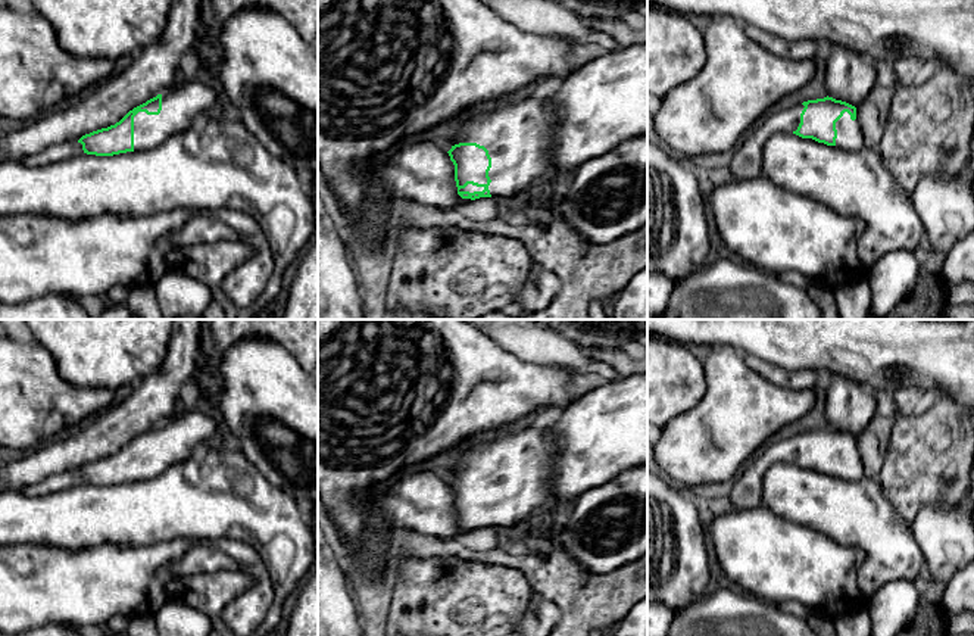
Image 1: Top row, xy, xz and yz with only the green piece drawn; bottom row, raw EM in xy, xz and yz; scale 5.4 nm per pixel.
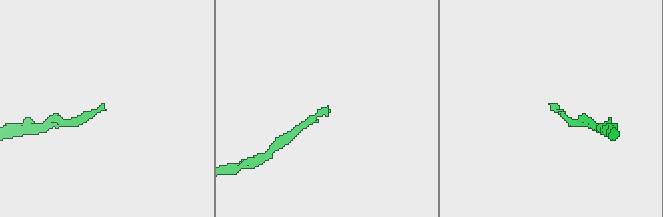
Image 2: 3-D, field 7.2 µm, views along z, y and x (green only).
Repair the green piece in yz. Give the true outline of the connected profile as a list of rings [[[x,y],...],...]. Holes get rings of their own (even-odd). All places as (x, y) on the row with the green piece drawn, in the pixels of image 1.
[[[828,96],[808,100],[769,115],[759,127],[746,134],[728,166],[733,181],[762,175],[762,149],[767,140],[777,132],[793,132],[802,138],[812,138],[847,152],[865,146],[855,106]]]

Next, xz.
[[[547,99],[505,100],[499,107],[474,115],[461,125],[447,152],[455,165],[458,194],[466,202],[480,197],[512,197],[552,169],[552,143],[556,130],[553,106]]]

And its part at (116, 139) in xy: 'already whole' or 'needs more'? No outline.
needs more

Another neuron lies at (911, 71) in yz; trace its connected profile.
[[[905,57],[895,63],[893,72],[897,84],[917,87],[928,81],[937,66],[936,59]]]

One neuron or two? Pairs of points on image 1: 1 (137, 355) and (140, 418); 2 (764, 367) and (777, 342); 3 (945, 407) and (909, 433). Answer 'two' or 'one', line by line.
1: two
2: two
3: one

